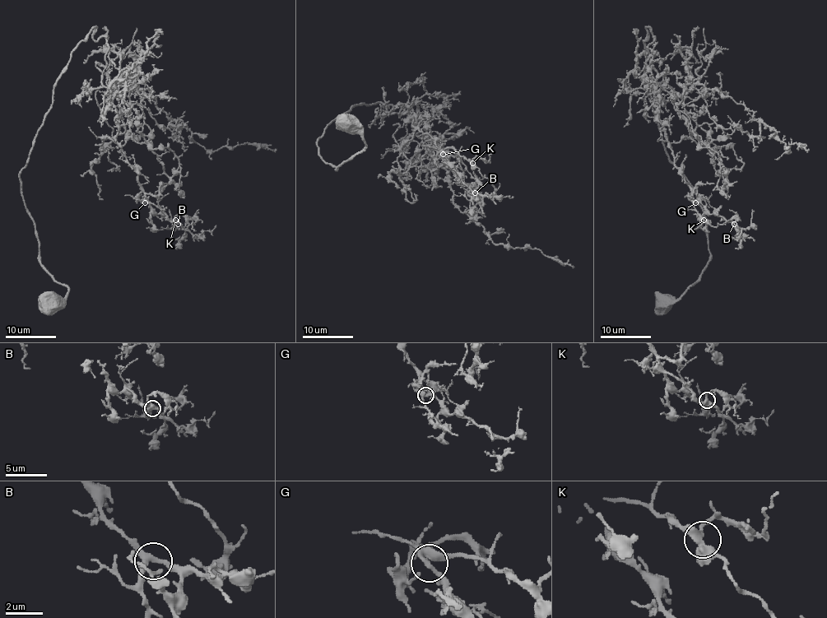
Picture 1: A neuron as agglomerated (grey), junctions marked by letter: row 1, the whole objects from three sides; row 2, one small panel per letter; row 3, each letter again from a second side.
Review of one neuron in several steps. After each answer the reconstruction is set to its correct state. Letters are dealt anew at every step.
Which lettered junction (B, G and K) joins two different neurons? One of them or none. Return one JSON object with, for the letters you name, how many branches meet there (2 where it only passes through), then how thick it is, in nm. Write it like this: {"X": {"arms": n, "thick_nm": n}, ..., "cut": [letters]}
{"cut": []}

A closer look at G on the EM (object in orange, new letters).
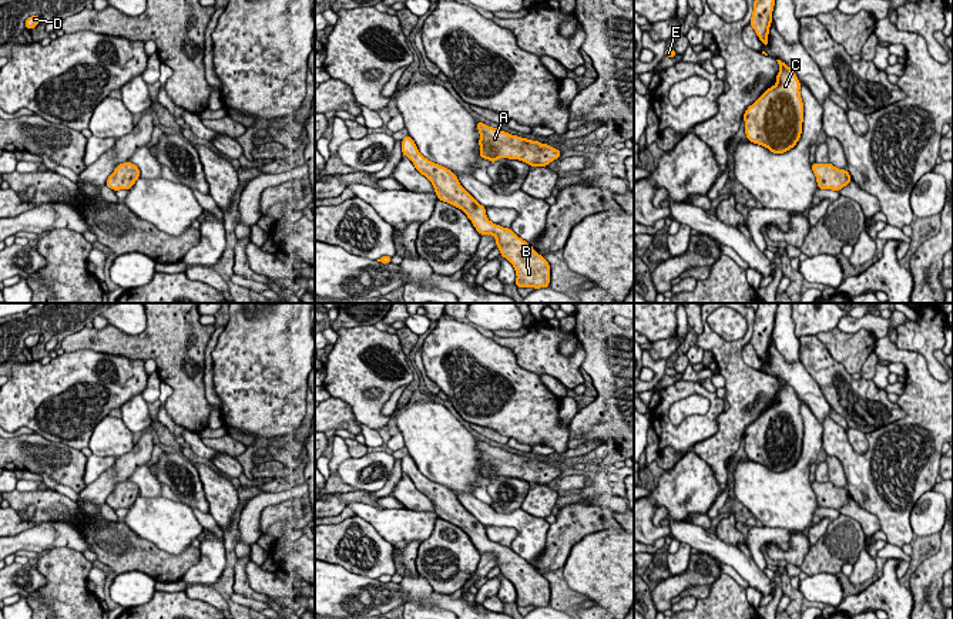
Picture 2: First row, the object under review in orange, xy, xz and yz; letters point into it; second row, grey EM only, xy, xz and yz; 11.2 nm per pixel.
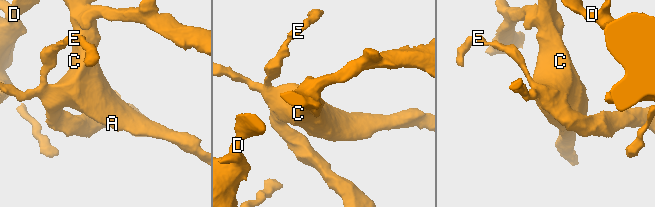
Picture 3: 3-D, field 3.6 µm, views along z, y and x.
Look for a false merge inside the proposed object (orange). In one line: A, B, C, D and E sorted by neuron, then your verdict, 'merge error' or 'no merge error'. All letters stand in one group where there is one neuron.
A B C D E | no merge error

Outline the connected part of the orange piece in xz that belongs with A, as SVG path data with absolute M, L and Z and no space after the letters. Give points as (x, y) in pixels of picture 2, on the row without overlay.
M477 440L477 448L480 451L480 477L489 478L491 482L499 477L509 477L531 485L547 485L561 474L560 468L547 462L511 454L480 440Z

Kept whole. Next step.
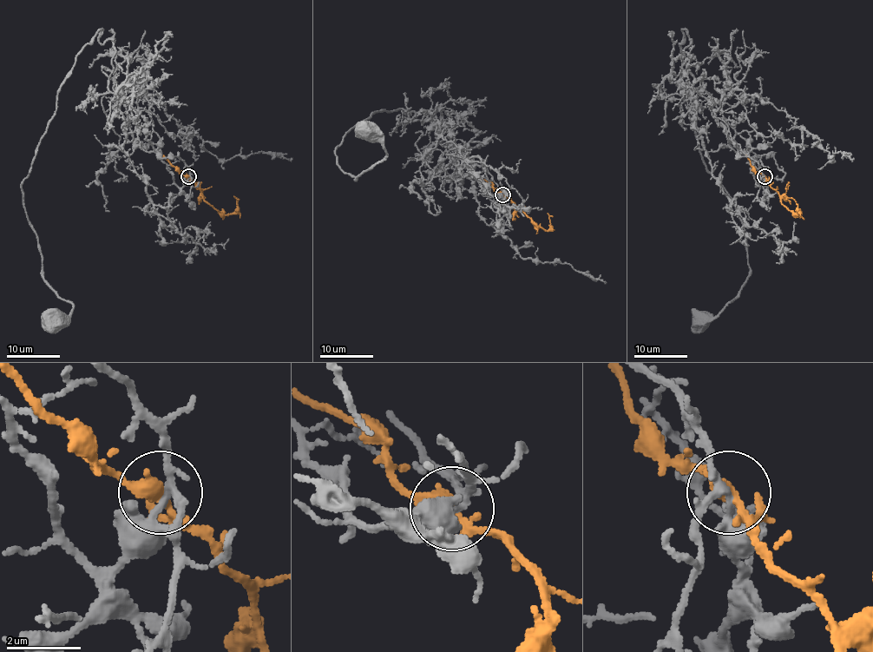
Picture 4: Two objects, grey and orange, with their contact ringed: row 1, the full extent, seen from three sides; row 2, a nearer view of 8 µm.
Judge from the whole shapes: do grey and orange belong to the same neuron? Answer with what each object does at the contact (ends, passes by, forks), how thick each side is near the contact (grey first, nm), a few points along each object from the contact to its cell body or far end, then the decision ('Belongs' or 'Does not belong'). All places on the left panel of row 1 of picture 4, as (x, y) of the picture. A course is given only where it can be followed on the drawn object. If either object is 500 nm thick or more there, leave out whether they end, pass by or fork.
At the ring grey forks. At the ring orange forks. Thickness 220 nm (grey) against 280 nm. Course of grey: (188, 177), (146, 138), (144, 78), (108, 89), (99, 30), (22, 183), (42, 277), (72, 306), (54, 320). Course of orange: (188, 177), (201, 192), (206, 200), (221, 214), (236, 210), (233, 195). Belongs

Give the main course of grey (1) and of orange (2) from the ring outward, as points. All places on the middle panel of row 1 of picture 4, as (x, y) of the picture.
1: (502, 194), (459, 159), (443, 110), (354, 128), (336, 148), (356, 179), (386, 155), (368, 130)
2: (502, 194), (535, 223), (547, 230), (549, 227), (547, 213)

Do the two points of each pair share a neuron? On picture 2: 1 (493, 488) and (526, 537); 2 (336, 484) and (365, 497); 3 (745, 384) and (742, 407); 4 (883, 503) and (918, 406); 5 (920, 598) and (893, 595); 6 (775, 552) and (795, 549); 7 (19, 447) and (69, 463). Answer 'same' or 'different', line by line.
1: different
2: different
3: same
4: same
5: different
6: same
7: same

